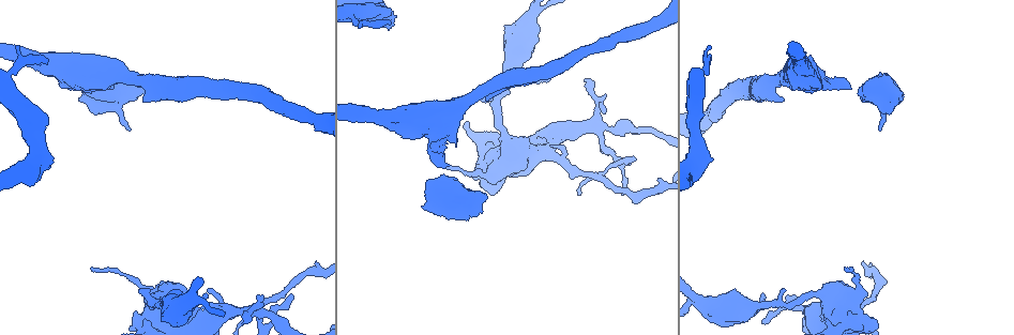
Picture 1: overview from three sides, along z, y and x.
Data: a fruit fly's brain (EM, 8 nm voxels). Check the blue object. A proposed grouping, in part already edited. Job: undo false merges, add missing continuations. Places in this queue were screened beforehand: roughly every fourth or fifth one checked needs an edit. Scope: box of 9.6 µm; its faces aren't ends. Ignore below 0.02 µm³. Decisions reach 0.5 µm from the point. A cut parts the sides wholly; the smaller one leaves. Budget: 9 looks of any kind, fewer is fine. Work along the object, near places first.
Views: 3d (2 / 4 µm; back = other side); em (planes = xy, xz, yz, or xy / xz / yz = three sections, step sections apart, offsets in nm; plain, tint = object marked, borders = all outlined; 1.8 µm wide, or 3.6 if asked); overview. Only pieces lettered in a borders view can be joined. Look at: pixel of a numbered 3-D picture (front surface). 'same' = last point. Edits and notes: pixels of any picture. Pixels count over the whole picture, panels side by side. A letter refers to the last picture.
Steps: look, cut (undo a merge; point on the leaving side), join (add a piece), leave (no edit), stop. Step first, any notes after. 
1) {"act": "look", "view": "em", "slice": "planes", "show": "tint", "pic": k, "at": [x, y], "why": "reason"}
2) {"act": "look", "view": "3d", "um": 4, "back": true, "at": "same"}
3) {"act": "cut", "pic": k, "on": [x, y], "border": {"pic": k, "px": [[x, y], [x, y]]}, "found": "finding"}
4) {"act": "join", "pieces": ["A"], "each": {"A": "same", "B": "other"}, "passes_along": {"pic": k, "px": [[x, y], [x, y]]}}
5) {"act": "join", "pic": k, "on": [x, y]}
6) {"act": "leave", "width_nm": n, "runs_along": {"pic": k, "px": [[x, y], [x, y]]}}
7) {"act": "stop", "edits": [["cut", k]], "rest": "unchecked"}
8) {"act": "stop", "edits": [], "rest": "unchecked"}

{"act": "look", "view": "em", "slice": "xz", "step": 8, "show": "borders", "pic": 1, "at": [751, 307], "why": "thick turns thin"}

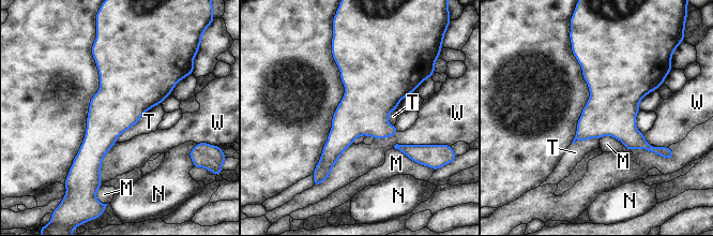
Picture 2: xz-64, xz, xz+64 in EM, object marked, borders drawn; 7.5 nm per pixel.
{"act": "leave", "longest_contact_nm": ["T", 440], "each": {"M": "other", "N": "other", "T": "other", "W": "other"}, "found": "continuous, no second neuron"}

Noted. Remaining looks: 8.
{"act": "look", "view": "em", "slice": "yz", "step": 8, "show": "tint", "pic": 1, "at": [256, 311], "why": "a narrow waist"}

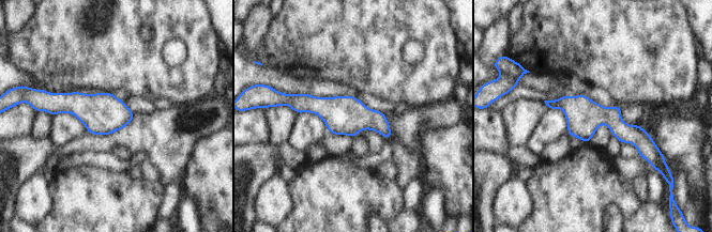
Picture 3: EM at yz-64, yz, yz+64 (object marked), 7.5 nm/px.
{"act": "look", "view": "em", "slice": "planes", "show": "borders", "at": "same", "why": "cut it another way"}

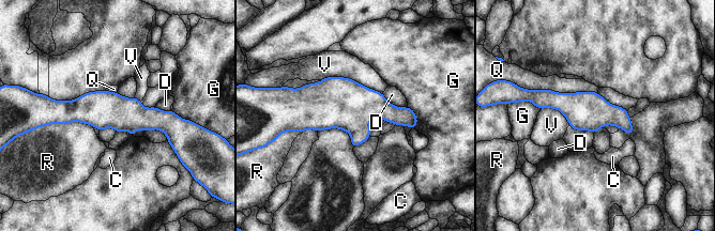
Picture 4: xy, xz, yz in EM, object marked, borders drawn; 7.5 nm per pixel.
{"act": "leave", "longest_contact_nm": ["Q", 550], "each": {"C": "other", "D": "other", "G": "other", "Q": "other", "R": "other", "V": "other"}, "found": "one neuron here"}

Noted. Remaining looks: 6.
{"act": "look", "view": "3d", "um": 4, "pic": 1, "at": [129, 130], "why": "branch stops here"}

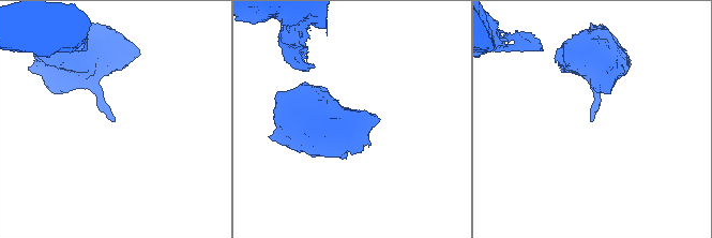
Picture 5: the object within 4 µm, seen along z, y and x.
{"act": "look", "view": "em", "slice": "planes", "show": "plain", "pic": 5, "at": [113, 118]}

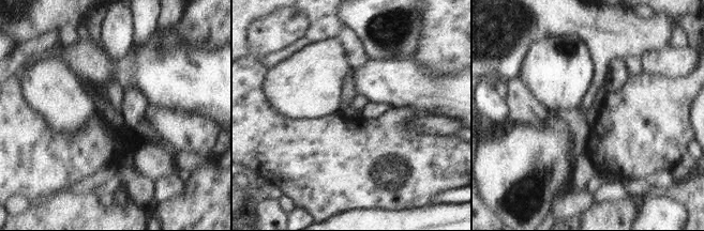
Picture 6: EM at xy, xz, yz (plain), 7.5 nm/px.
{"act": "look", "view": "em", "slice": "planes", "show": "borders", "at": "same"}

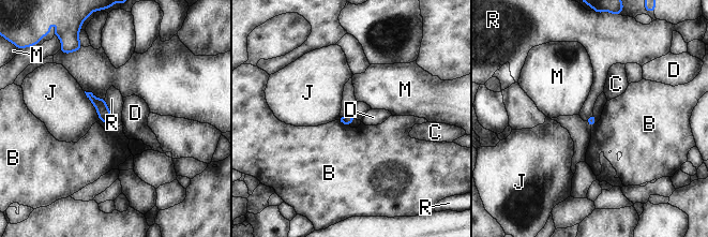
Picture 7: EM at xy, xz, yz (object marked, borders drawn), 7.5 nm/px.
{"act": "leave", "each": {"B": "other", "C": "other", "D": "other", "J": "other", "M": "other", "R": "other"}, "border": {"pic": 7, "px": [[104, 99], [116, 123]]}, "found": "none of them fits"}

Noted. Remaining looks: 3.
{"act": "look", "view": "3d", "um": 2, "pic": 1, "at": [709, 47], "why": "tapers out"}

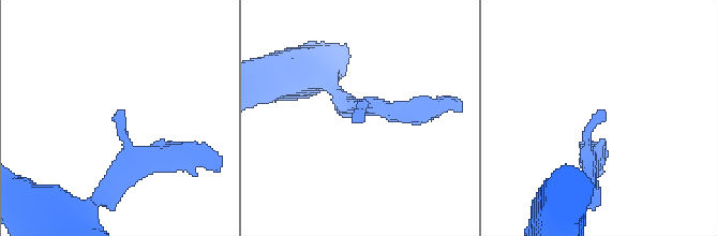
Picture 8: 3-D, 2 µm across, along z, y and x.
{"act": "look", "view": "em", "slice": "planes", "show": "plain", "pic": 8, "at": [361, 119], "why": "now the EM"}

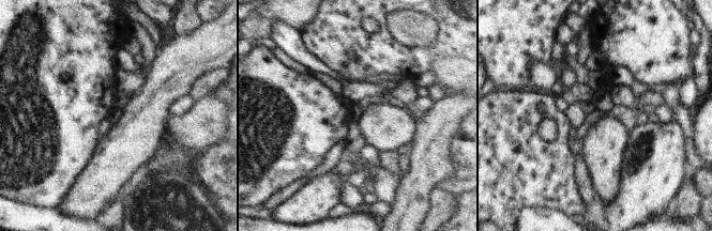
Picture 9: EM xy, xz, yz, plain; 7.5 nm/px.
{"act": "look", "view": "em", "slice": "planes", "show": "borders", "at": "same", "why": "see the neighbours"}

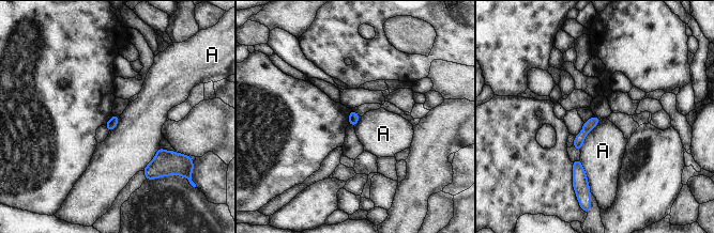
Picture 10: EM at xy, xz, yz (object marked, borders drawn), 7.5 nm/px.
{"act": "leave", "longest_contact_nm": ["A", 300], "each": {"A": "other"}, "border": {"pic": 10, "px": [[601, 119], [587, 135], [580, 151]]}, "found": "none of them fits"}

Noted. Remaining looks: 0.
{"act": "stop", "edits": [], "rest": "unchecked"}

